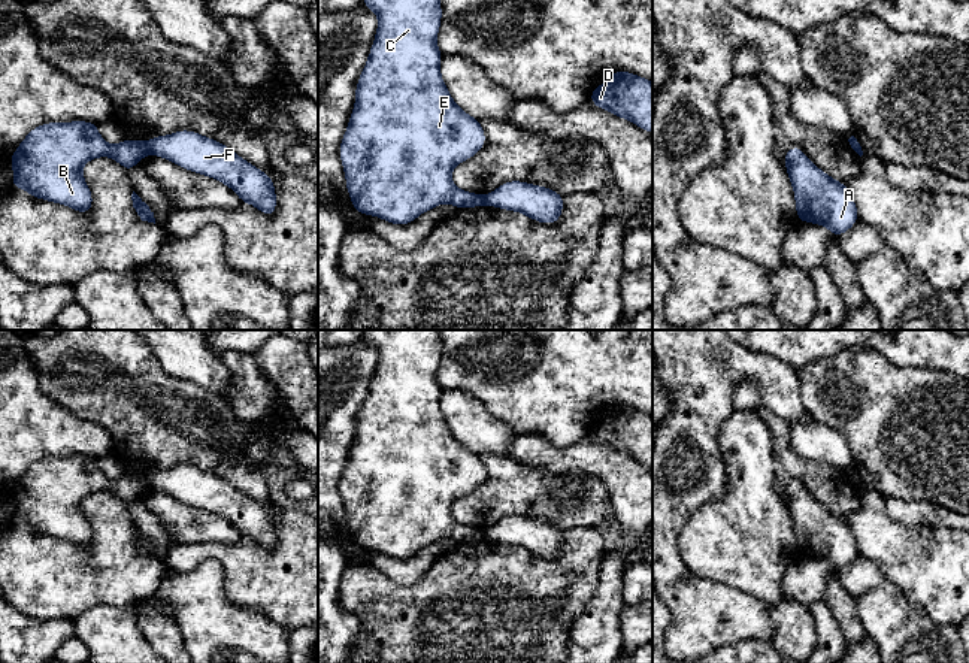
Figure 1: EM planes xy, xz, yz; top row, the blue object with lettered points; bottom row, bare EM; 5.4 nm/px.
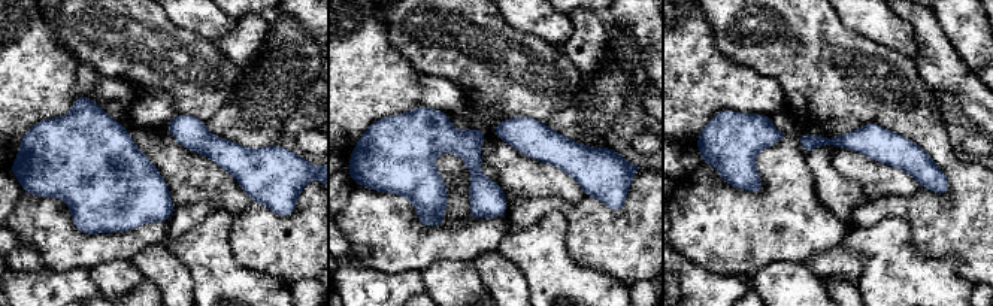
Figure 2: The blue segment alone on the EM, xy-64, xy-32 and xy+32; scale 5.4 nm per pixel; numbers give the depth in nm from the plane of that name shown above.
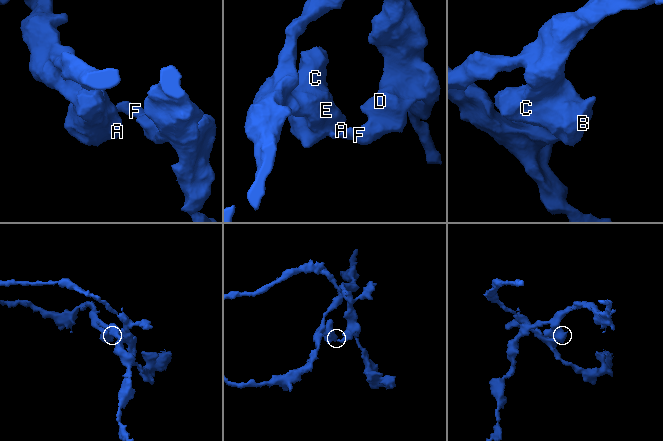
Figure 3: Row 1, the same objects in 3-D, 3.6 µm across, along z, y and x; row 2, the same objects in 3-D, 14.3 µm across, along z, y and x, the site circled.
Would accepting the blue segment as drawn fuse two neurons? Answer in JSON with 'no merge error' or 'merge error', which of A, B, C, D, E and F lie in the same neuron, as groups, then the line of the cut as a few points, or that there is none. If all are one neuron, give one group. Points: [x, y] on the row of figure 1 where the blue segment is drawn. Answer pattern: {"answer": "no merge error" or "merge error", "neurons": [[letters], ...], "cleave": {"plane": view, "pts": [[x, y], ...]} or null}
{"answer": "merge error", "neurons": [["A", "B", "C", "E"], ["D", "F"]], "cleave": {"plane": "xy", "pts": [[147, 142], [150, 151]]}}

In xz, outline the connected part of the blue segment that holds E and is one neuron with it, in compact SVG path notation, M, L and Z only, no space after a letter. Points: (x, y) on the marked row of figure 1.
M363 0L378 16L378 30L369 58L357 81L354 110L339 146L346 190L355 212L406 225L440 203L457 209L479 208L482 196L458 190L451 179L452 169L476 155L485 145L479 119L467 115L451 97L442 76L442 52L437 33L442 21L439 0Z

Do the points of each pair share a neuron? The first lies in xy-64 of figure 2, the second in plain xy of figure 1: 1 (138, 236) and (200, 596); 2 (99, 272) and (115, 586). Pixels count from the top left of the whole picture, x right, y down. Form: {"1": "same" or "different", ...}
{"1": "different", "2": "different"}

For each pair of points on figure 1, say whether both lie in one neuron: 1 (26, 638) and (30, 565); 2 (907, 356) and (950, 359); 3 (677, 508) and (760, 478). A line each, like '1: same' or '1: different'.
1: different
2: same
3: different

